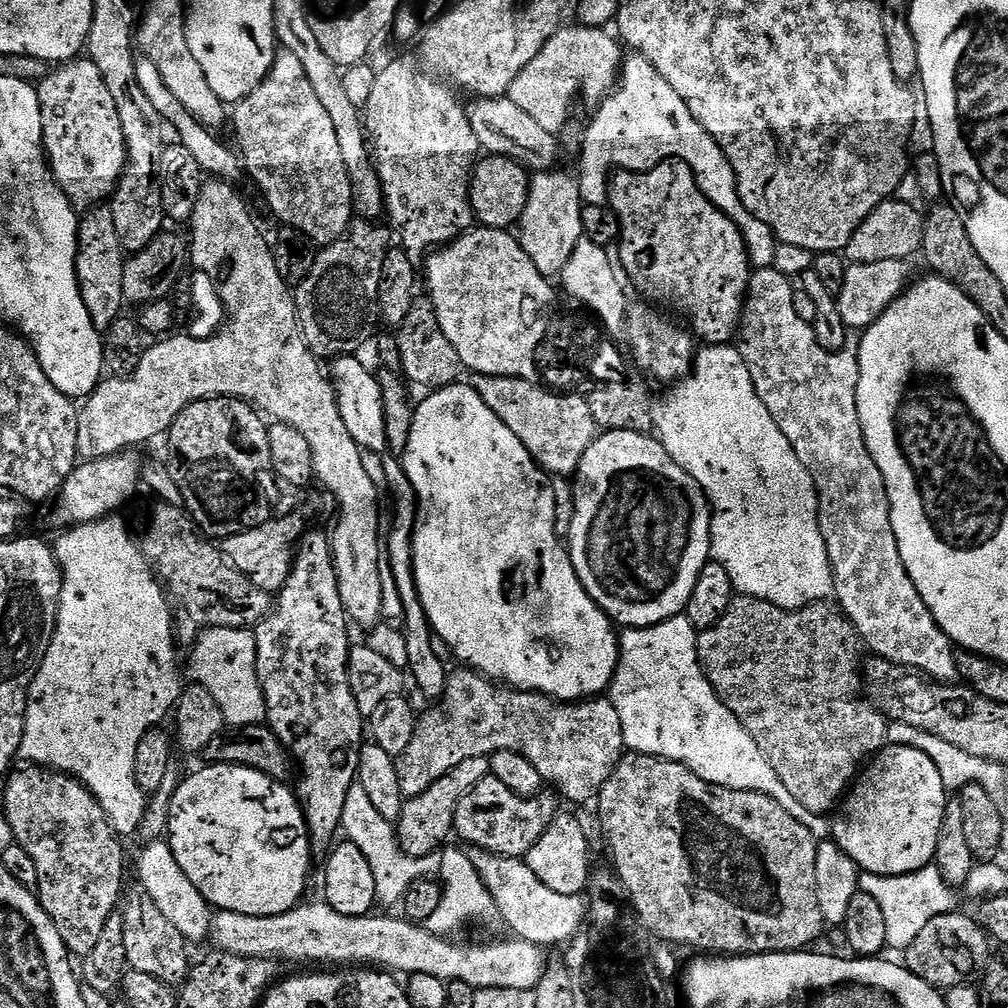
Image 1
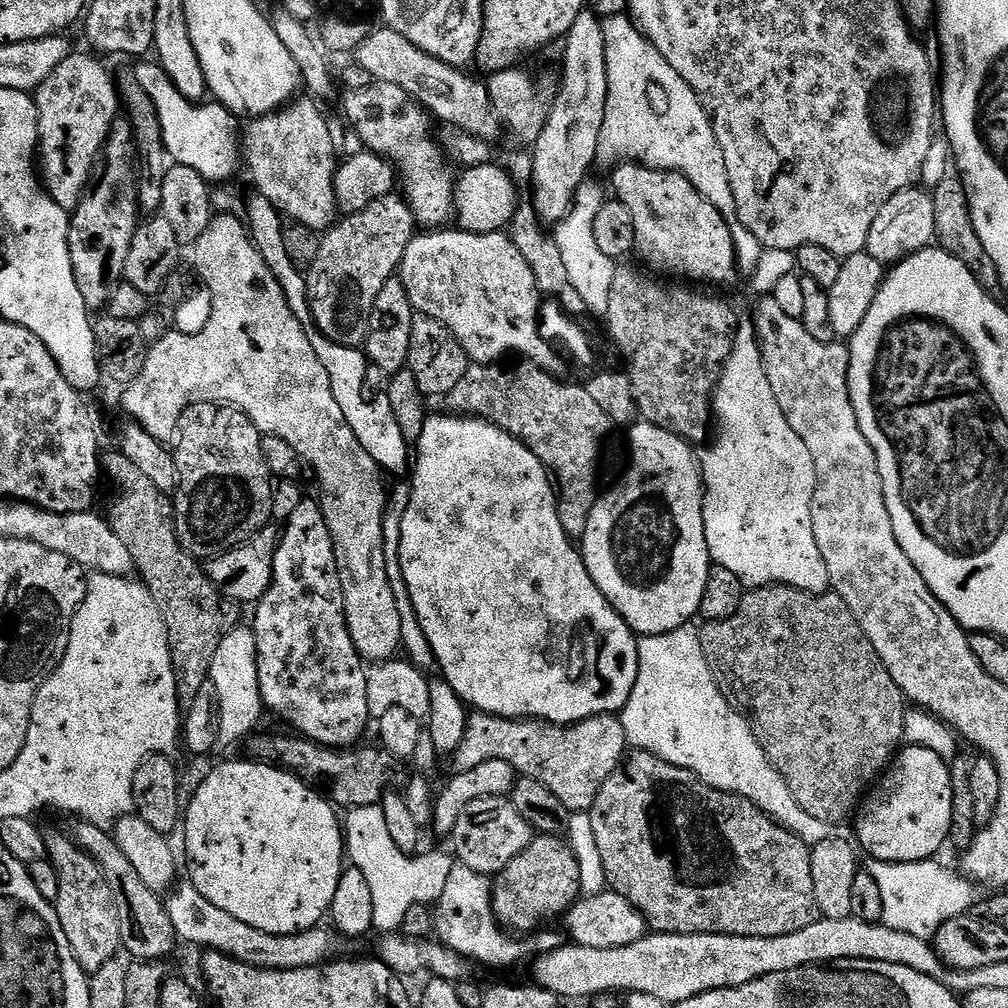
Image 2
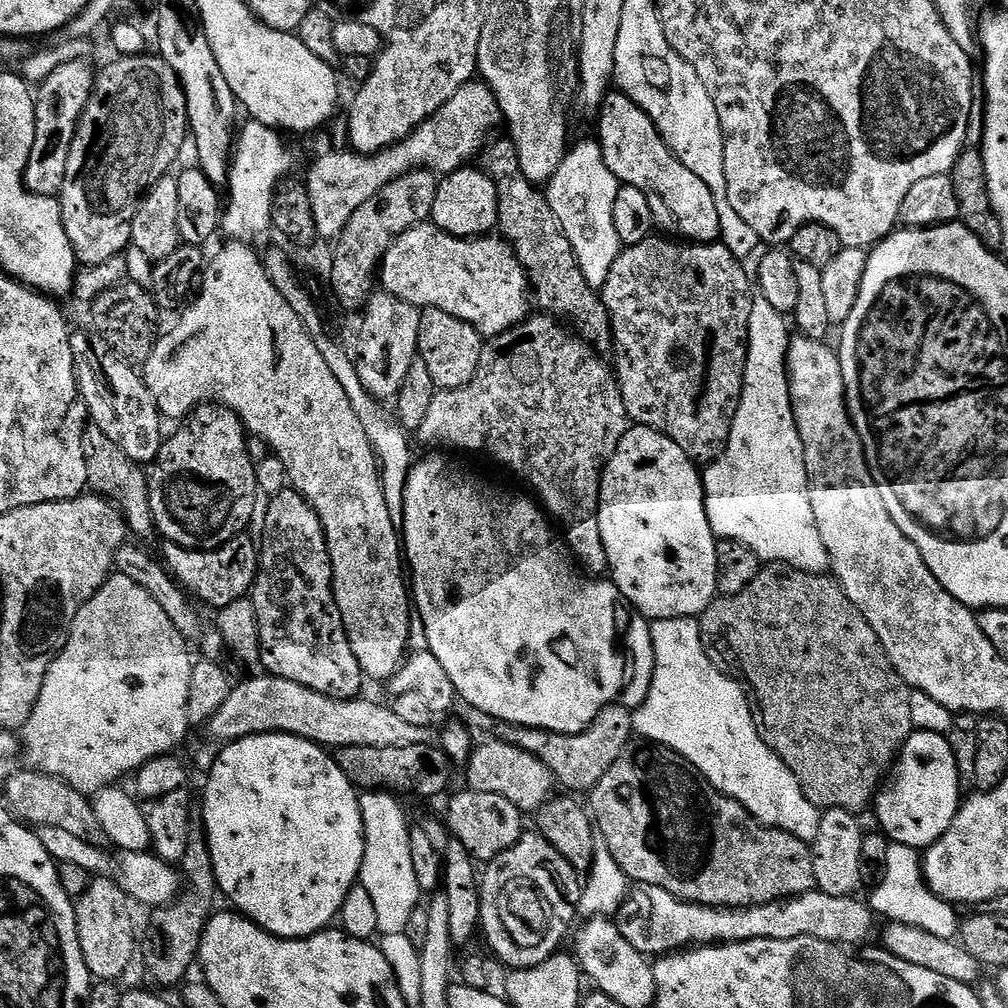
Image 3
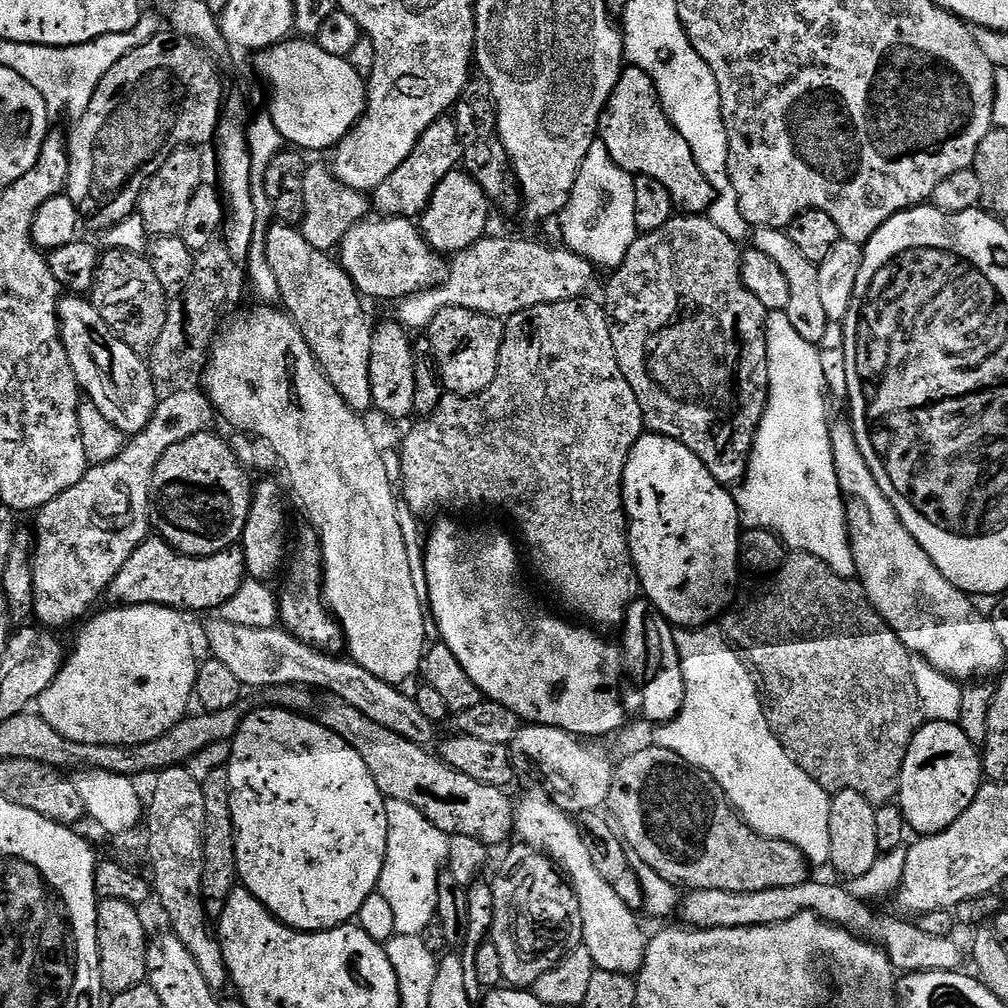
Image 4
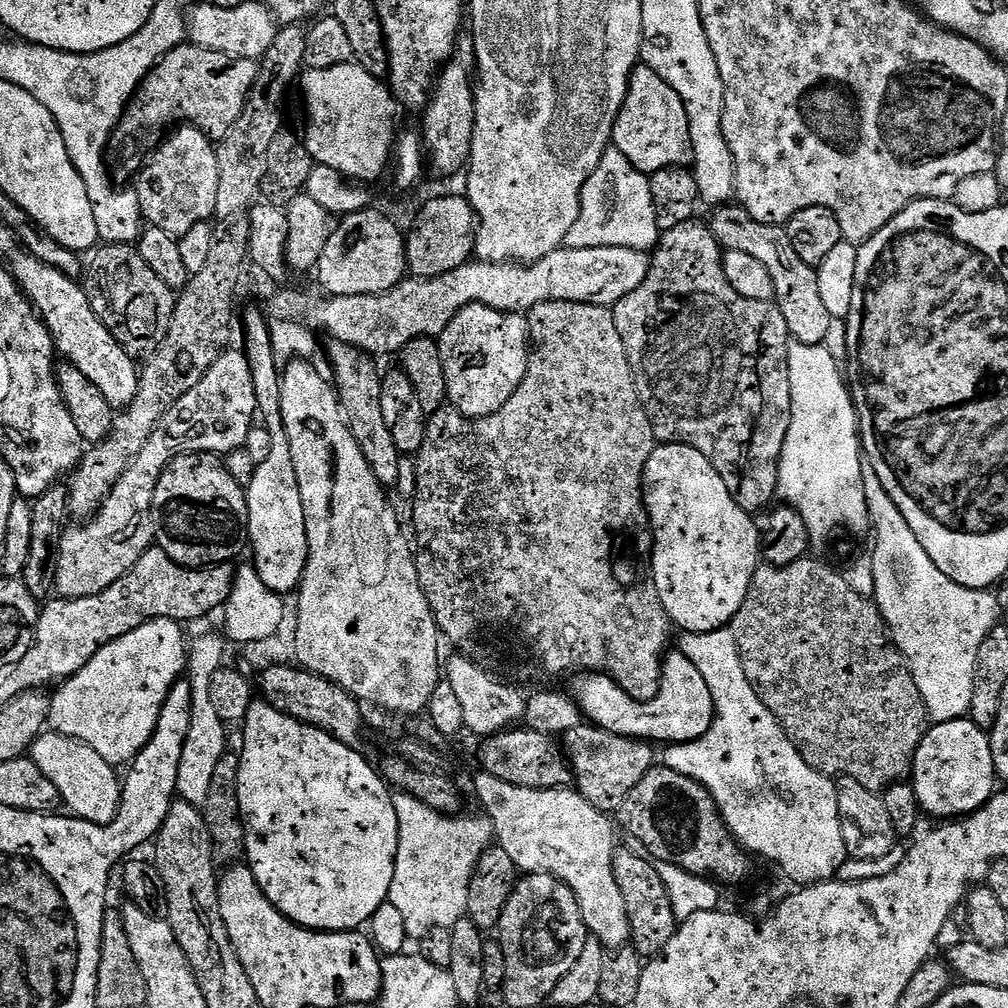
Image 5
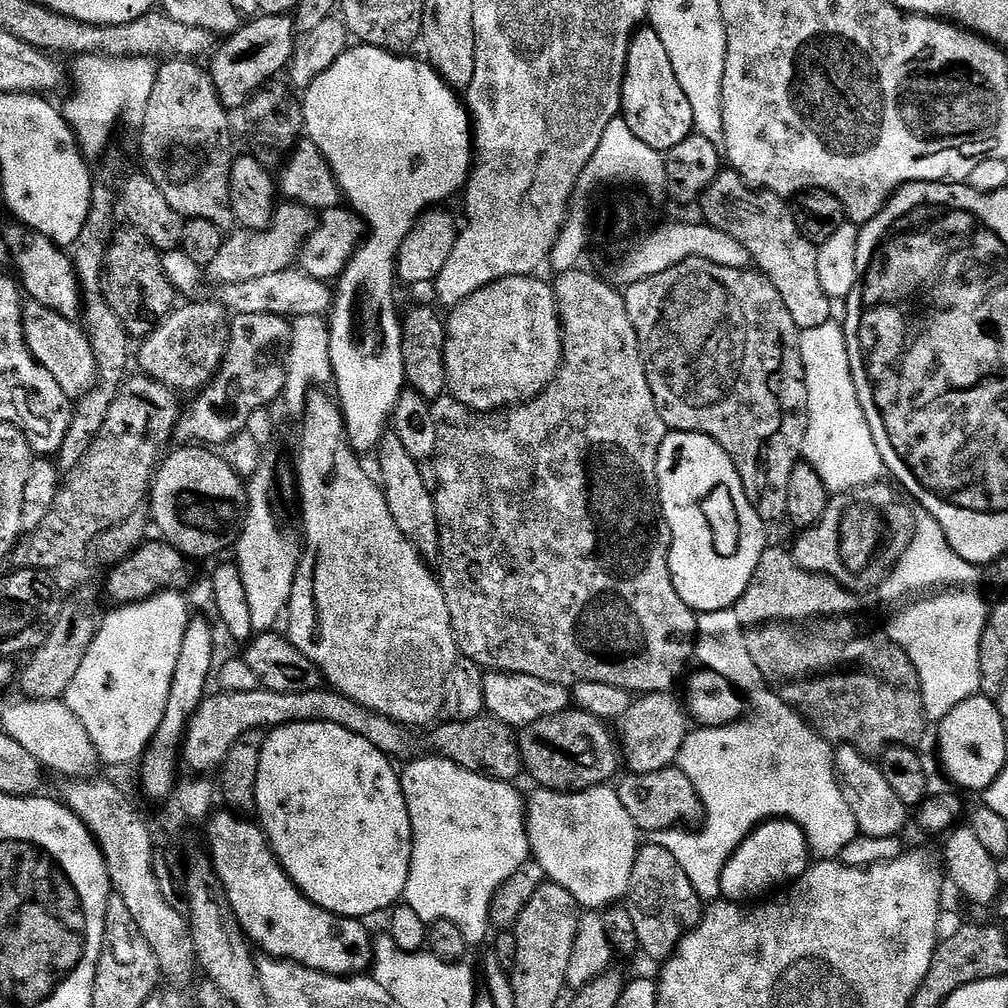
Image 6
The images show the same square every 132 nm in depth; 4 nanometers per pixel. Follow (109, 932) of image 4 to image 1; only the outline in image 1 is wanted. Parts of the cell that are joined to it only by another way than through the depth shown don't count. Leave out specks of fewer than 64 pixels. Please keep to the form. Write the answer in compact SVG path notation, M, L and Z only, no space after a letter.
M28 766L25 772L15 772L7 777L9 780L4 788L2 815L13 830L15 843L19 846L21 844L25 854L32 859L32 868L36 871L37 882L40 883L39 906L41 904L45 914L52 919L61 942L77 958L86 957L106 934L104 927L108 924L108 918L112 911L113 914L117 911L121 903L120 887L124 884L125 845L121 837L113 832L95 796L79 780L55 770L41 770L36 766Z

